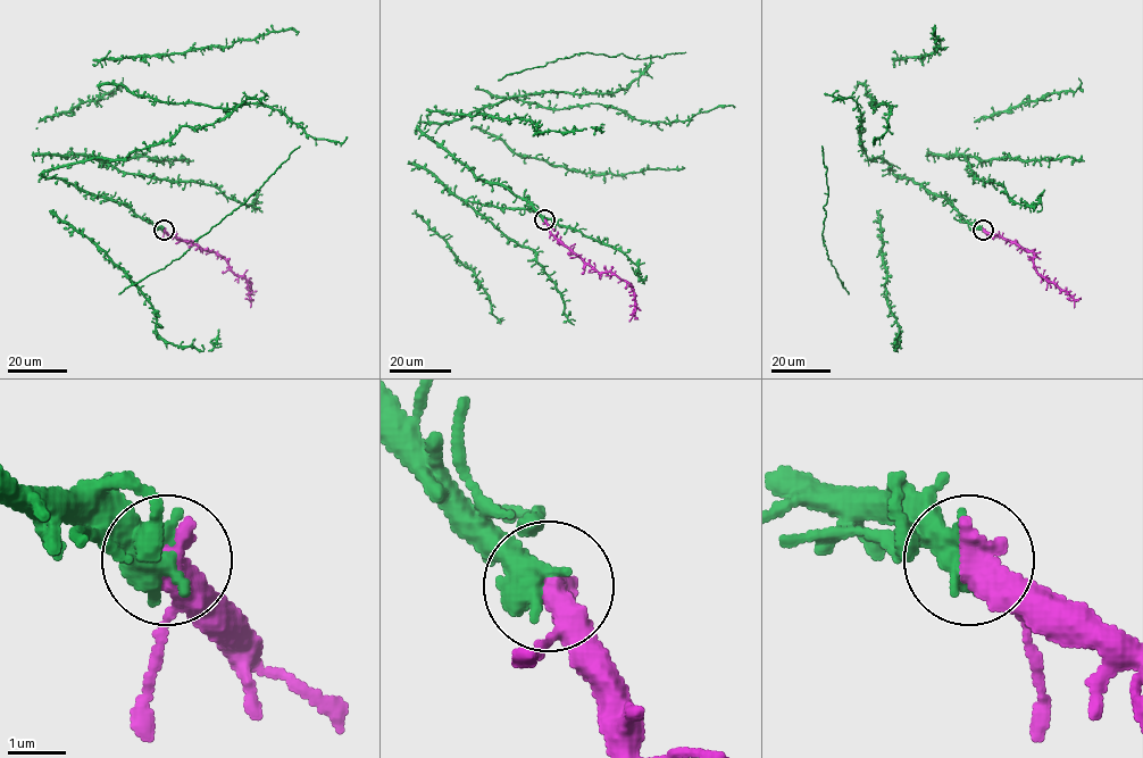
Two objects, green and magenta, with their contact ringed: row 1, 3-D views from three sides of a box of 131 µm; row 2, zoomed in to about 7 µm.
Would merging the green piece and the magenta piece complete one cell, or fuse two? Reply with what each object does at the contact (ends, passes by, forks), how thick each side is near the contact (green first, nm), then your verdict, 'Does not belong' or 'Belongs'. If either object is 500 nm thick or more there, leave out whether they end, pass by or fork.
Thickness 480 nm (green) against 550 nm. Belongs

